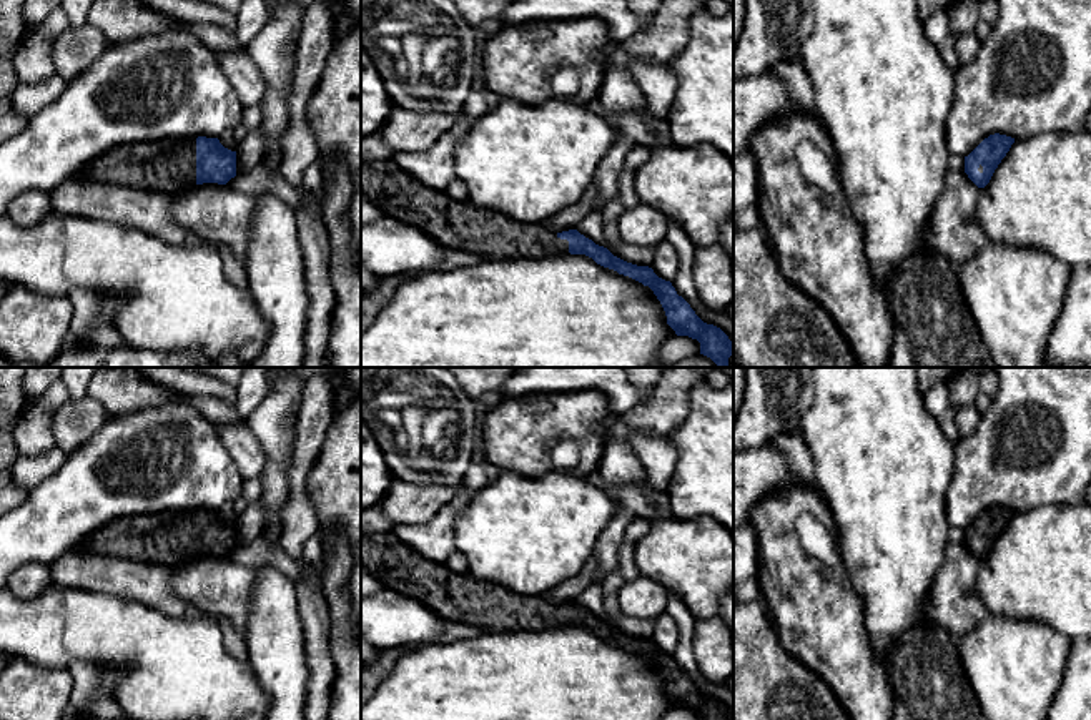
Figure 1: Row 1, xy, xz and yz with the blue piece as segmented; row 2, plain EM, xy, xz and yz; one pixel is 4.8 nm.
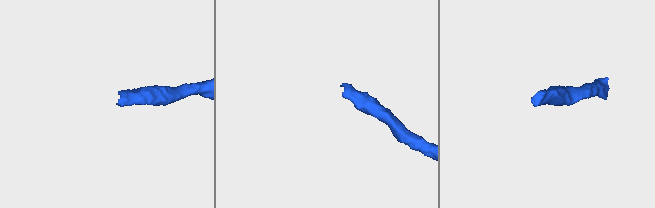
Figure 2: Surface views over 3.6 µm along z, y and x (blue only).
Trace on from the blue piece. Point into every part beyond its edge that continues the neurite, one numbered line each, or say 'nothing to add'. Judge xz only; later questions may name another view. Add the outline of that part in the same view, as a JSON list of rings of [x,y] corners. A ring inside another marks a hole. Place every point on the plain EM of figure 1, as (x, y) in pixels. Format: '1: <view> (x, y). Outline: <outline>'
1: xz (456, 597). Outline: [[[392,530],[371,537],[361,535],[361,567],[381,585],[391,590],[407,590],[409,597],[426,605],[442,620],[477,625],[486,634],[541,632],[569,625],[569,614],[560,612],[546,595],[522,595],[499,584],[476,579],[469,572],[456,574],[446,564],[424,559],[419,552],[401,542]],[[394,567],[406,569],[409,579],[399,584],[391,575]]]

